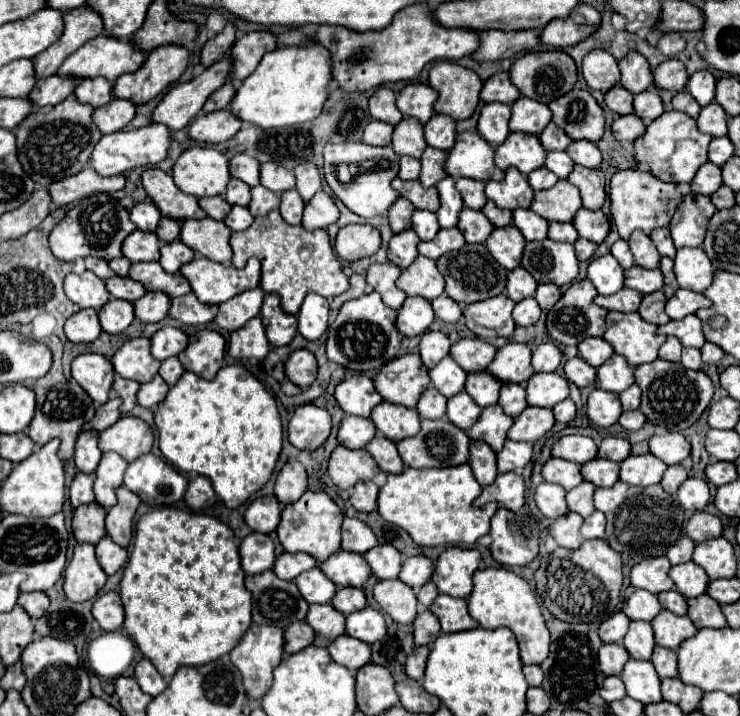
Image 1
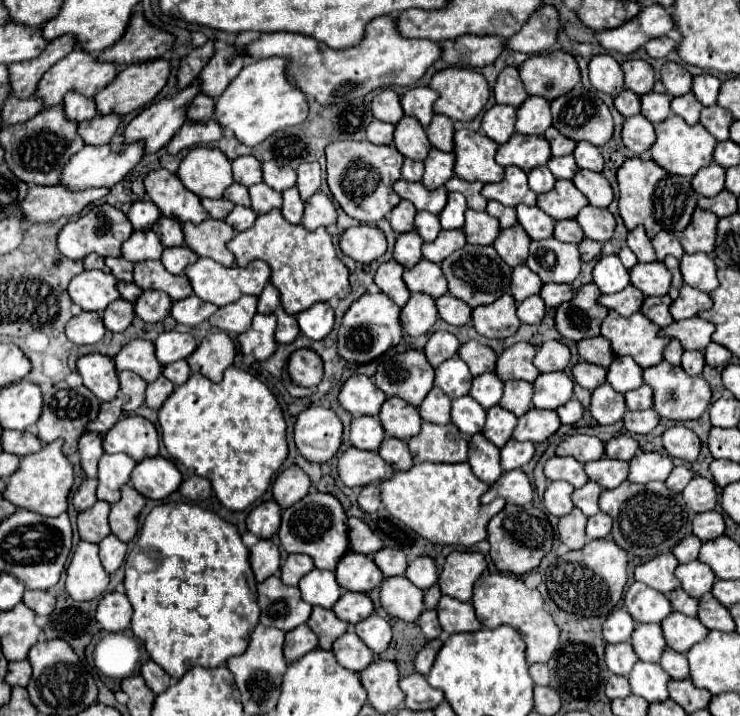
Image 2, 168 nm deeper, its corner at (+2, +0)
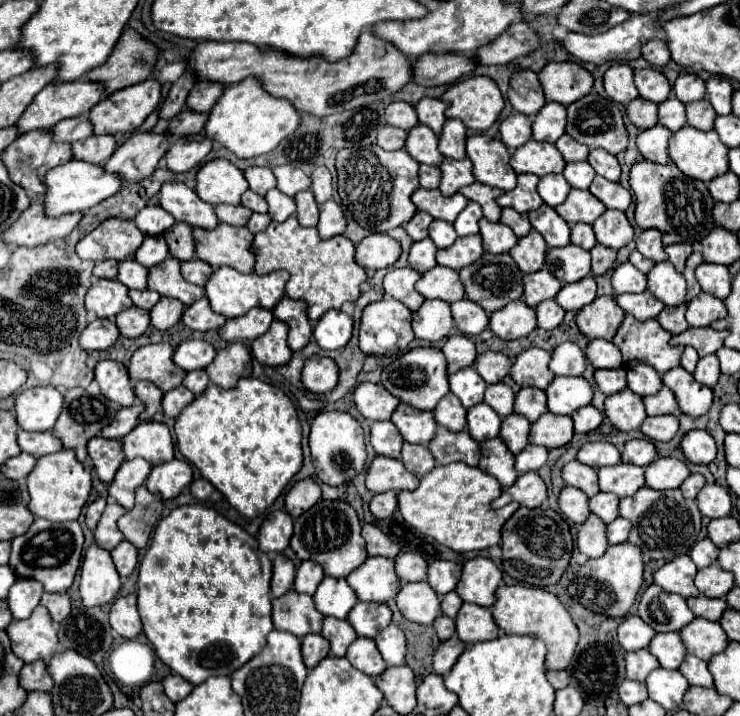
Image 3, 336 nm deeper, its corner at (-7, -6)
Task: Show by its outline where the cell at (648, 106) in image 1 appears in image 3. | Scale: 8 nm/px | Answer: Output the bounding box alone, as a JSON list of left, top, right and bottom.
[658,96,686,132]

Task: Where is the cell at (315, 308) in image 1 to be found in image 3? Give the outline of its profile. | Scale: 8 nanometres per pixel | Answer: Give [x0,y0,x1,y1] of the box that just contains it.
[314,310,352,348]

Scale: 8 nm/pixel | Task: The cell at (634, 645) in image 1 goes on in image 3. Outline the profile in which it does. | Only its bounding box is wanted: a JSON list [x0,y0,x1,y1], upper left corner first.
[648,634,686,670]

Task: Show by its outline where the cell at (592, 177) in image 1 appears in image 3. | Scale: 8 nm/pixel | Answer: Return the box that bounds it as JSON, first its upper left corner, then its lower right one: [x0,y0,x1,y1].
[590,176,632,210]

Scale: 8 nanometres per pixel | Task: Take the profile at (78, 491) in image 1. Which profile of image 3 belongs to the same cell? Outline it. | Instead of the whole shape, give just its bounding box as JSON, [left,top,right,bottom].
[84,498,106,530]

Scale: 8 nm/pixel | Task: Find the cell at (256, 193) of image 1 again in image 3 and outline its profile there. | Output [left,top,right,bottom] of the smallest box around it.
[266,188,296,222]

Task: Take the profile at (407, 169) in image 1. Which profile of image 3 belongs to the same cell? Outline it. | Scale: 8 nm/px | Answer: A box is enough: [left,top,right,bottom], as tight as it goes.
[420,164,440,188]

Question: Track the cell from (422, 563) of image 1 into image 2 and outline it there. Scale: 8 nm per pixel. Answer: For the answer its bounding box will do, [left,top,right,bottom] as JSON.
[405,556,439,590]

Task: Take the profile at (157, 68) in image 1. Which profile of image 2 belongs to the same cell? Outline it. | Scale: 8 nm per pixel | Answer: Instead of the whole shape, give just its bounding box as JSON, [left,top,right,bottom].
[93,60,171,116]

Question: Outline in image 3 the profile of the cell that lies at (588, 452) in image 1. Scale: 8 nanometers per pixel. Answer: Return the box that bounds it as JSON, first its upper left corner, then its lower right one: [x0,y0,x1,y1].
[576,442,620,468]

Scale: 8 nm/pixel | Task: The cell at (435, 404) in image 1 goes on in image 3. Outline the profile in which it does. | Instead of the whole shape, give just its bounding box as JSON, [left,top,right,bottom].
[434,392,466,432]

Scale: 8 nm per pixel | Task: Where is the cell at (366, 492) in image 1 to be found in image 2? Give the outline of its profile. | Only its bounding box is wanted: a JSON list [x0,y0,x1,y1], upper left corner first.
[359,484,381,512]

